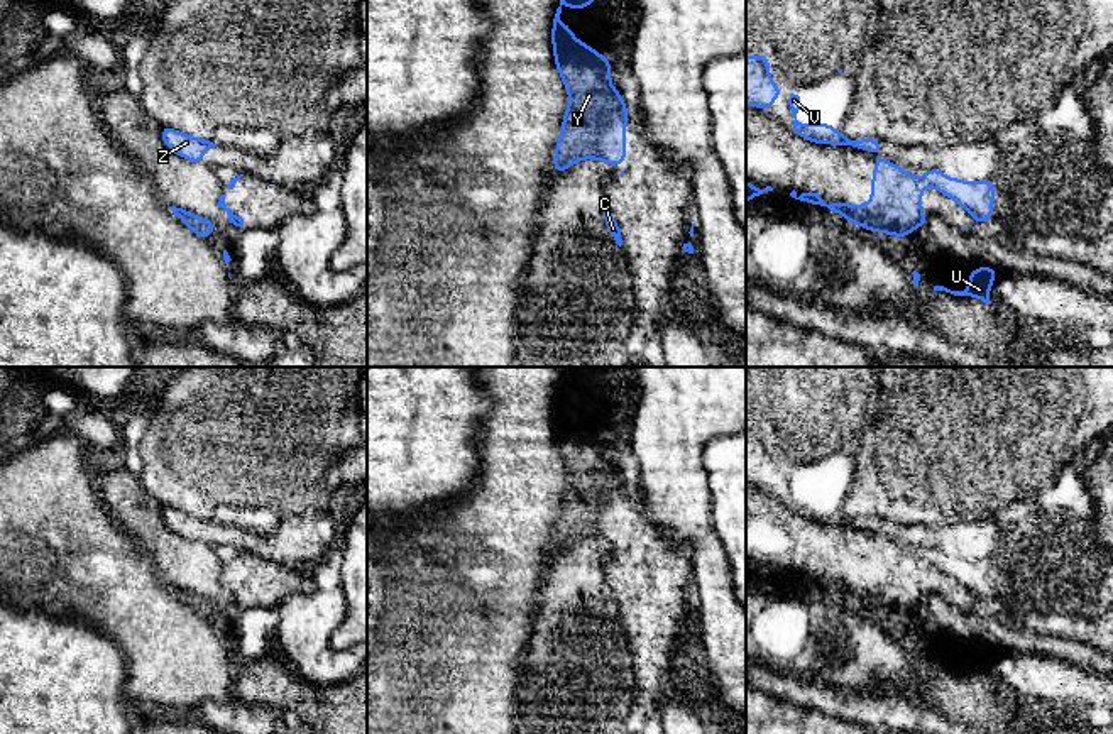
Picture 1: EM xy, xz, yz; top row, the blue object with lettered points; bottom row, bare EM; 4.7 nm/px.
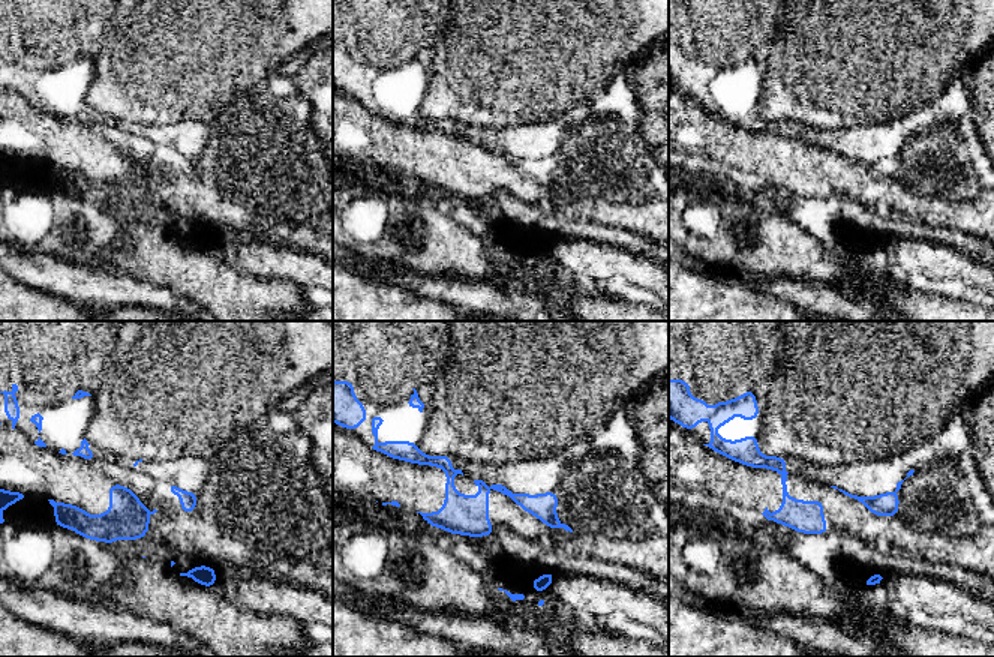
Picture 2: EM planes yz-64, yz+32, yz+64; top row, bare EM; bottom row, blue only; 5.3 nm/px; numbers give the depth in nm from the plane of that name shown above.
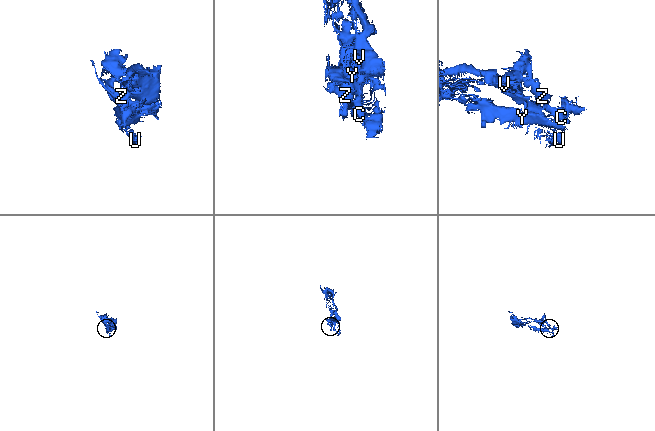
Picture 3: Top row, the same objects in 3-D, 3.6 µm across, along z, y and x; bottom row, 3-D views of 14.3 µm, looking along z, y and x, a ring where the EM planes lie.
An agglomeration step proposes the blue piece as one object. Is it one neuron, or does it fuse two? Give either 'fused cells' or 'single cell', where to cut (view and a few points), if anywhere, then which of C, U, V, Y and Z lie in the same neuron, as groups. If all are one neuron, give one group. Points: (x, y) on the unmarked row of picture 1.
single cell | no cut | C U V Y Z

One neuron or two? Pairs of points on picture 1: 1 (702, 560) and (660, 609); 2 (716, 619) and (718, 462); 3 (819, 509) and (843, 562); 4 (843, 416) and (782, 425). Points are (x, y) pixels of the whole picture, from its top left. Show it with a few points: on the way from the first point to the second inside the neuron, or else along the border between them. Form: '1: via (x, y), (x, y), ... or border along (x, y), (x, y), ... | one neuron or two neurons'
1: border along (670, 538), (689, 552), (690, 594), (694, 597) | two neurons
2: border along (711, 498), (712, 528), (728, 558) | two neurons
3: border along (787, 508), (814, 521), (844, 523), (860, 530) | two neurons
4: via (827, 416), (814, 425), (797, 425) | one neuron

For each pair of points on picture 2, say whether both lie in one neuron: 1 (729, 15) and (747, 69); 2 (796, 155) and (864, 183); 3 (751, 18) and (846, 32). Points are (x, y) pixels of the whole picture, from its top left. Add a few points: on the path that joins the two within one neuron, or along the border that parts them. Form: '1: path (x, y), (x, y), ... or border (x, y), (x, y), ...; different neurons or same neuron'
1: path (739, 29), (739, 41), (745, 56); same neuron
2: path (813, 155), (823, 155), (847, 179); same neuron
3: border (774, 39), (766, 56); different neurons

